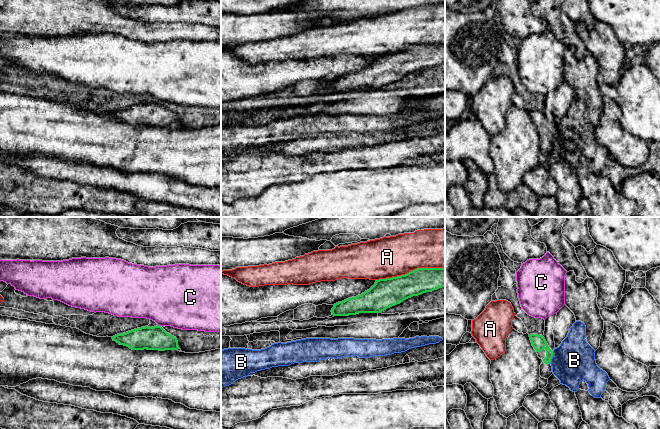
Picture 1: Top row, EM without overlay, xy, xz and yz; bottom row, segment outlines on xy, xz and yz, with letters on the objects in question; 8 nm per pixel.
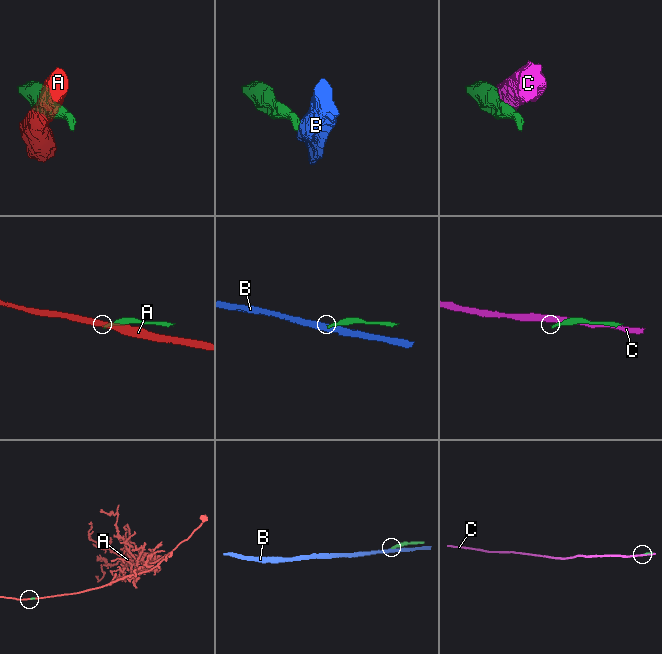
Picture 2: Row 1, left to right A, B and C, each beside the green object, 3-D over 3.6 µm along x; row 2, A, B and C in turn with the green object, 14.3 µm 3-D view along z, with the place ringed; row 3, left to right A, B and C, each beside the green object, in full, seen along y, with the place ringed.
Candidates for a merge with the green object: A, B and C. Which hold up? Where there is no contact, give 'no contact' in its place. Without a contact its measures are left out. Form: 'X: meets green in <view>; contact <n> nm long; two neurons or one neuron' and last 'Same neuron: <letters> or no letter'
A: meets green in xz; contact 550 nm long; two neurons
B: meets green in yz; contact 110 nm long; two neurons
C: meets green in xy; contact 30 nm long; two neurons
Same neuron: no letter

